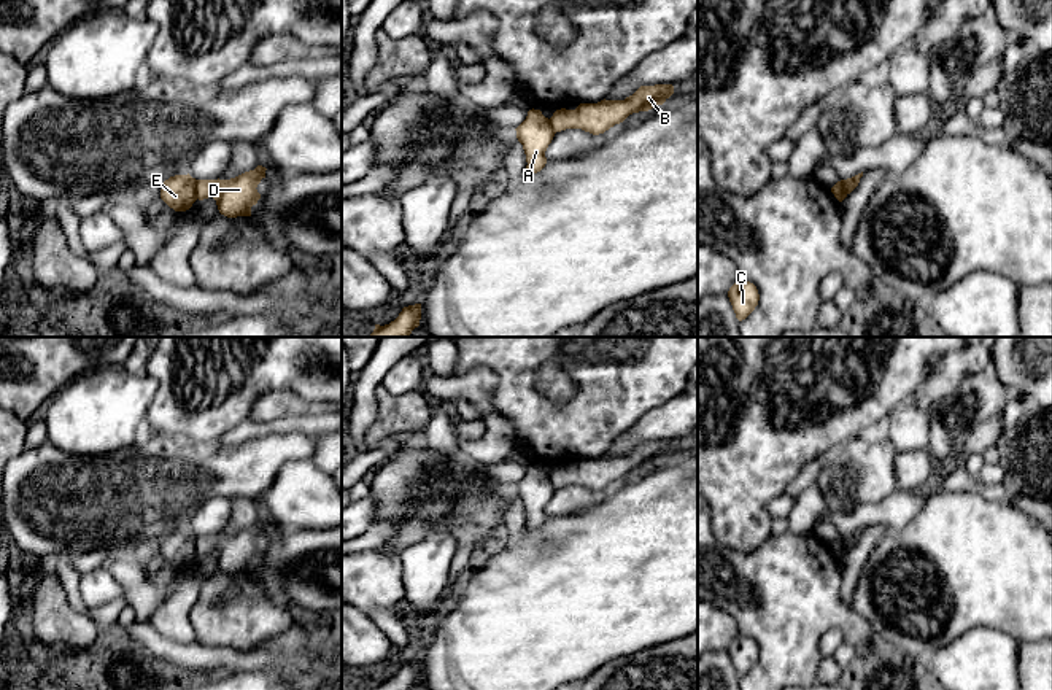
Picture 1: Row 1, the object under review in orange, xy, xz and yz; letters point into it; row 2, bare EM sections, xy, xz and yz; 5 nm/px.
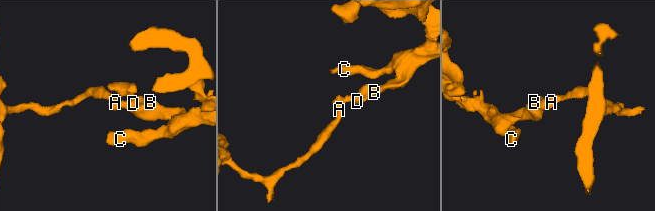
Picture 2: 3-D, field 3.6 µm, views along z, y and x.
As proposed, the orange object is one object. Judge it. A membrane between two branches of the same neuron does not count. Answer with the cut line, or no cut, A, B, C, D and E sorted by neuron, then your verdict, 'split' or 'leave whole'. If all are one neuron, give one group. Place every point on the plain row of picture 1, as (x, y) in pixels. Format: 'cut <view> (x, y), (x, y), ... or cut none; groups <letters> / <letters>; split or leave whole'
cut yz (843, 536), (843, 552), (839, 557); groups A E / B C D; split

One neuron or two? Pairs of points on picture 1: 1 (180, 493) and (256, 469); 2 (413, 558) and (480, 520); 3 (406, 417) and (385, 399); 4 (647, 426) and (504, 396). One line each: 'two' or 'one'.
1: one
2: two
3: one
4: two

